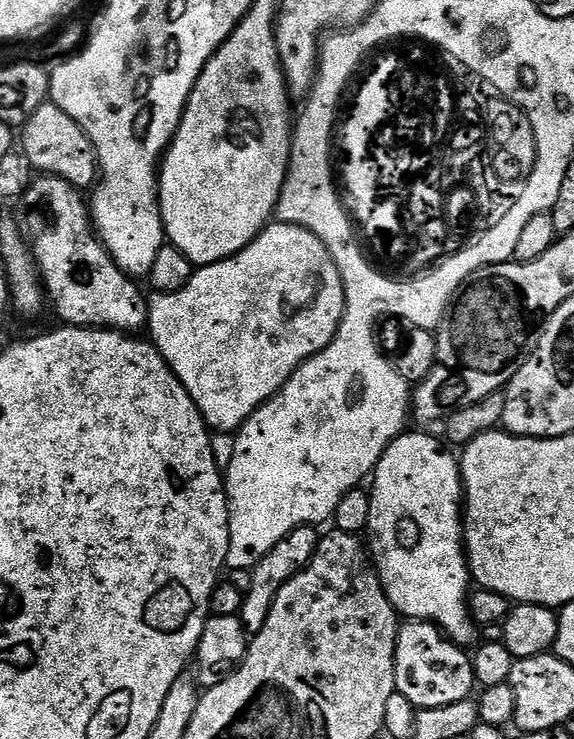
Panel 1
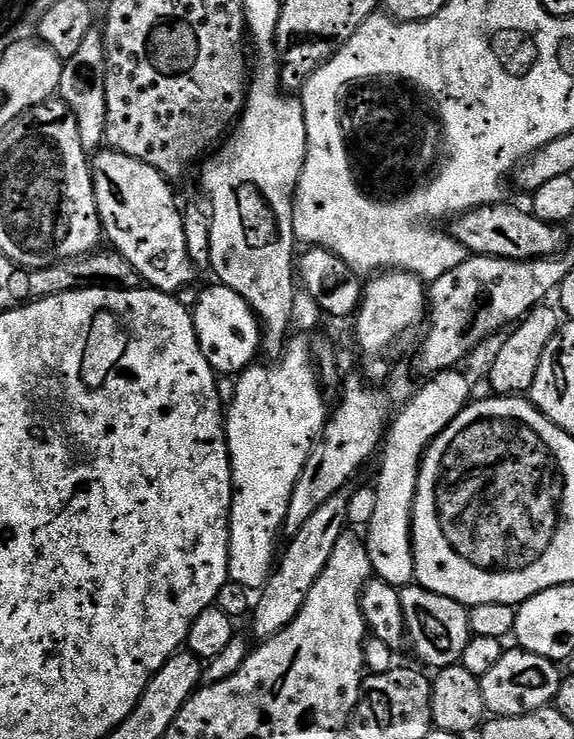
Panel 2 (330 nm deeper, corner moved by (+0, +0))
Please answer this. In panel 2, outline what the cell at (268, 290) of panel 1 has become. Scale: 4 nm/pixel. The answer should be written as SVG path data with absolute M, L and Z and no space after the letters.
M223 286L208 288L194 304L194 319L198 342L202 346L202 354L206 354L206 362L218 374L233 372L239 374L246 368L253 367L252 360L262 348L262 324L249 304L234 290Z

